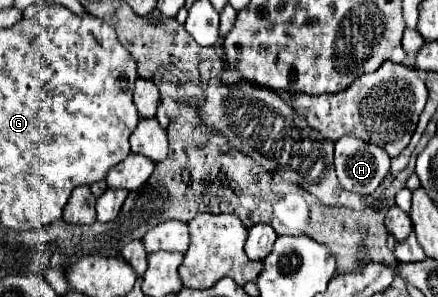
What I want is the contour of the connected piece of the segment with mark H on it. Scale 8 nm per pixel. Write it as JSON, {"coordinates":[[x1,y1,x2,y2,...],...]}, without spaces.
{"coordinates":[[355,135,335,141,335,171,339,183,347,191,369,195,389,173,389,155]]}

